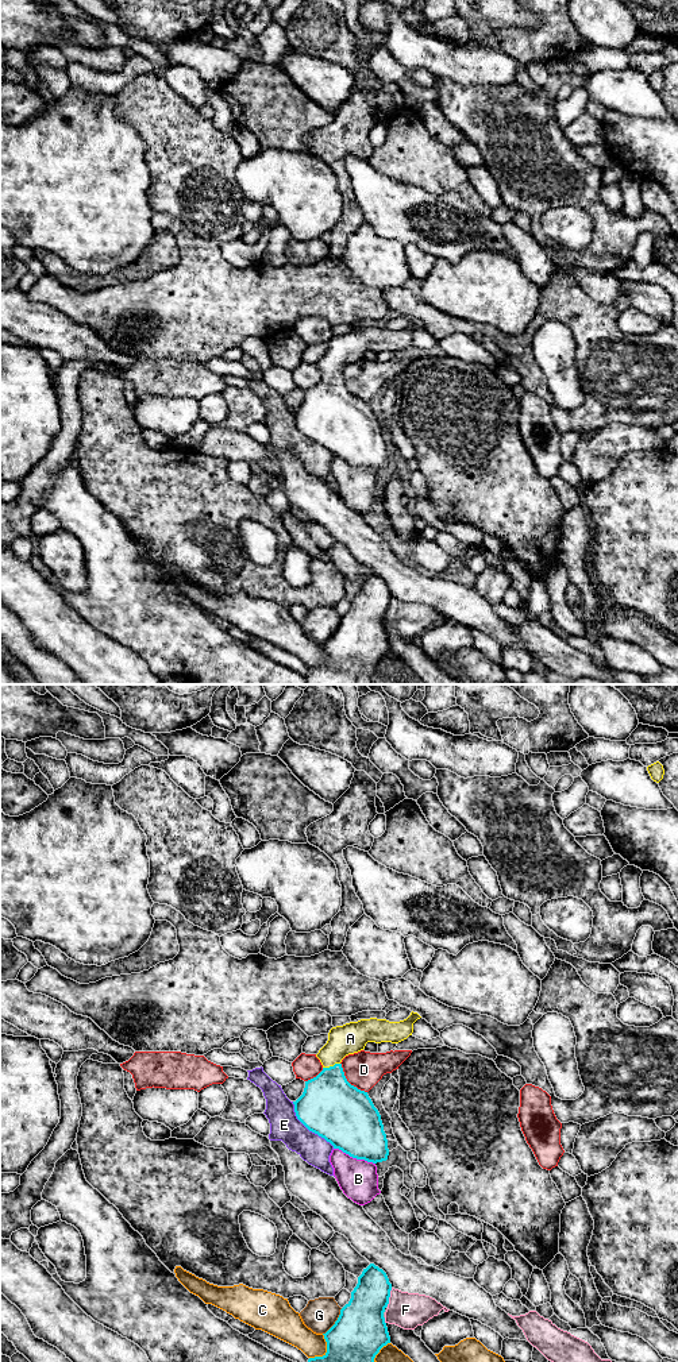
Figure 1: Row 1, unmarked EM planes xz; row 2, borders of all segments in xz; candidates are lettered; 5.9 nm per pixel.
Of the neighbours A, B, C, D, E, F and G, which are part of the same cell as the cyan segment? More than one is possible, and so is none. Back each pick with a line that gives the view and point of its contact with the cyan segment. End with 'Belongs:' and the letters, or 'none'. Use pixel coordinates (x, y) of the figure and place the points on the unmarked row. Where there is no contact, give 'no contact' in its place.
A: contact xz (331, 375)
Belongs: A

